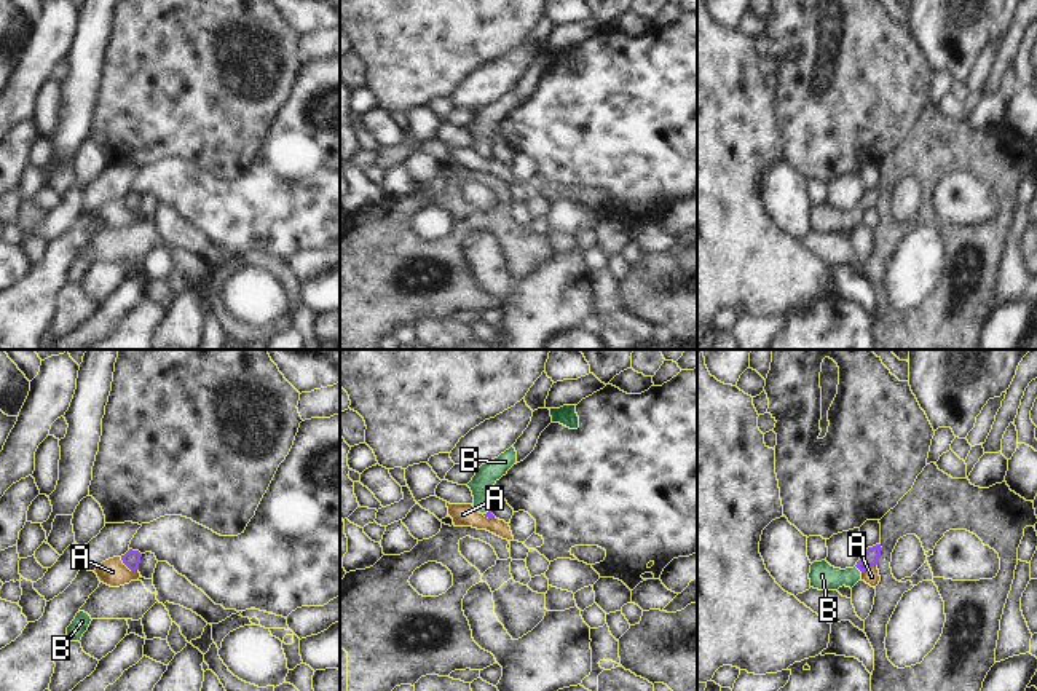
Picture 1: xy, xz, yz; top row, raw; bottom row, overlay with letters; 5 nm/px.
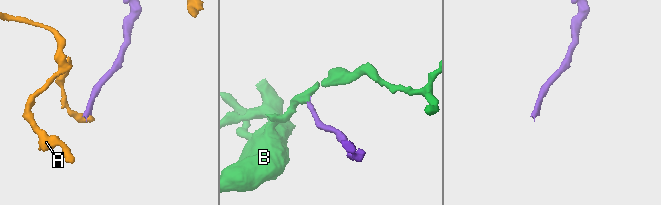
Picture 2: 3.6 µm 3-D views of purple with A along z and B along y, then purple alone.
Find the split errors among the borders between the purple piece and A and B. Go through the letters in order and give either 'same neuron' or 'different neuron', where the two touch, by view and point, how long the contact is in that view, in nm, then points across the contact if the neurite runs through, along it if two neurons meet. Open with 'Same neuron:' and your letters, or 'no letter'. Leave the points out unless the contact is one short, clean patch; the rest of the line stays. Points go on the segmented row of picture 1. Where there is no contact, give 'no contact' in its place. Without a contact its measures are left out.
Same neuron: B
A: different neuron | xy (128, 567) | 120 nm | along xy (120, 557), (131, 570), (138, 570)
B: same neuron | yz (859, 568) | 50 nm | across yz (871, 554), (859, 568), (851, 576), (824, 576)

